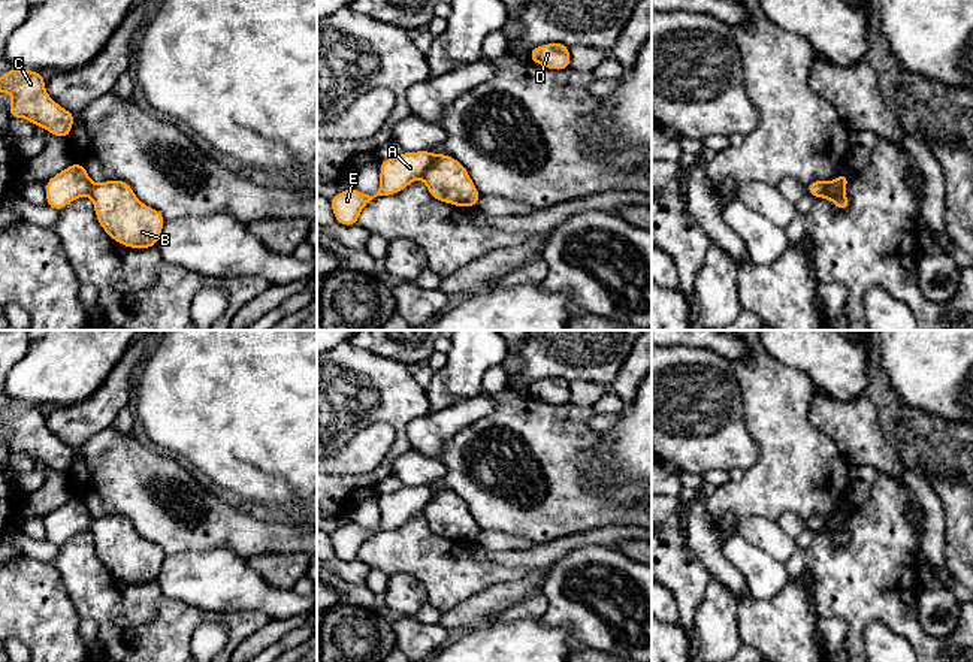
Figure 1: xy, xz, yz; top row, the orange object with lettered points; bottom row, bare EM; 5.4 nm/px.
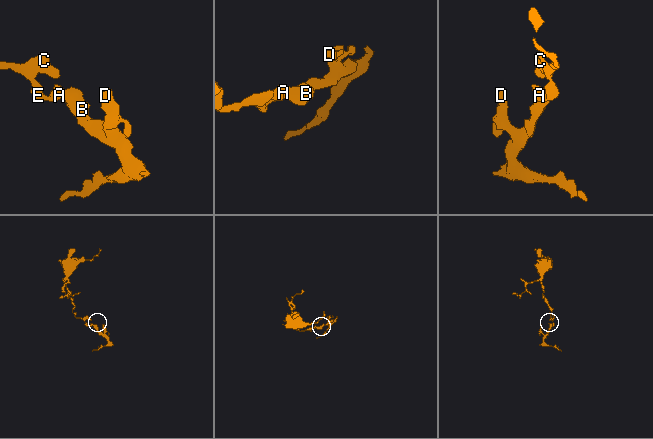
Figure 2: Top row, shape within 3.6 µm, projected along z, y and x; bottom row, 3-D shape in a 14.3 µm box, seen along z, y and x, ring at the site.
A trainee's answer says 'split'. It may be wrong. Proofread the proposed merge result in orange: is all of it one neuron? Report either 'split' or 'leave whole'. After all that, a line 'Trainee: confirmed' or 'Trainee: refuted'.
split
Trainee: confirmed

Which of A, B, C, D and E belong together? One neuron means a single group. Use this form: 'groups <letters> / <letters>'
groups A C E / B D

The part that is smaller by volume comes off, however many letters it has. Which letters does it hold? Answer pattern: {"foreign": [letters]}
{"foreign": ["B", "D"]}

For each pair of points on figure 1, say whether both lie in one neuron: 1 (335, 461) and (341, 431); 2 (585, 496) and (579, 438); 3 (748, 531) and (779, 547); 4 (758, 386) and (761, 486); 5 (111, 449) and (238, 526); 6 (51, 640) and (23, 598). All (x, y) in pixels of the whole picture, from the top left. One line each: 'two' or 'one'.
1: two
2: one
3: one
4: one
5: one
6: one

